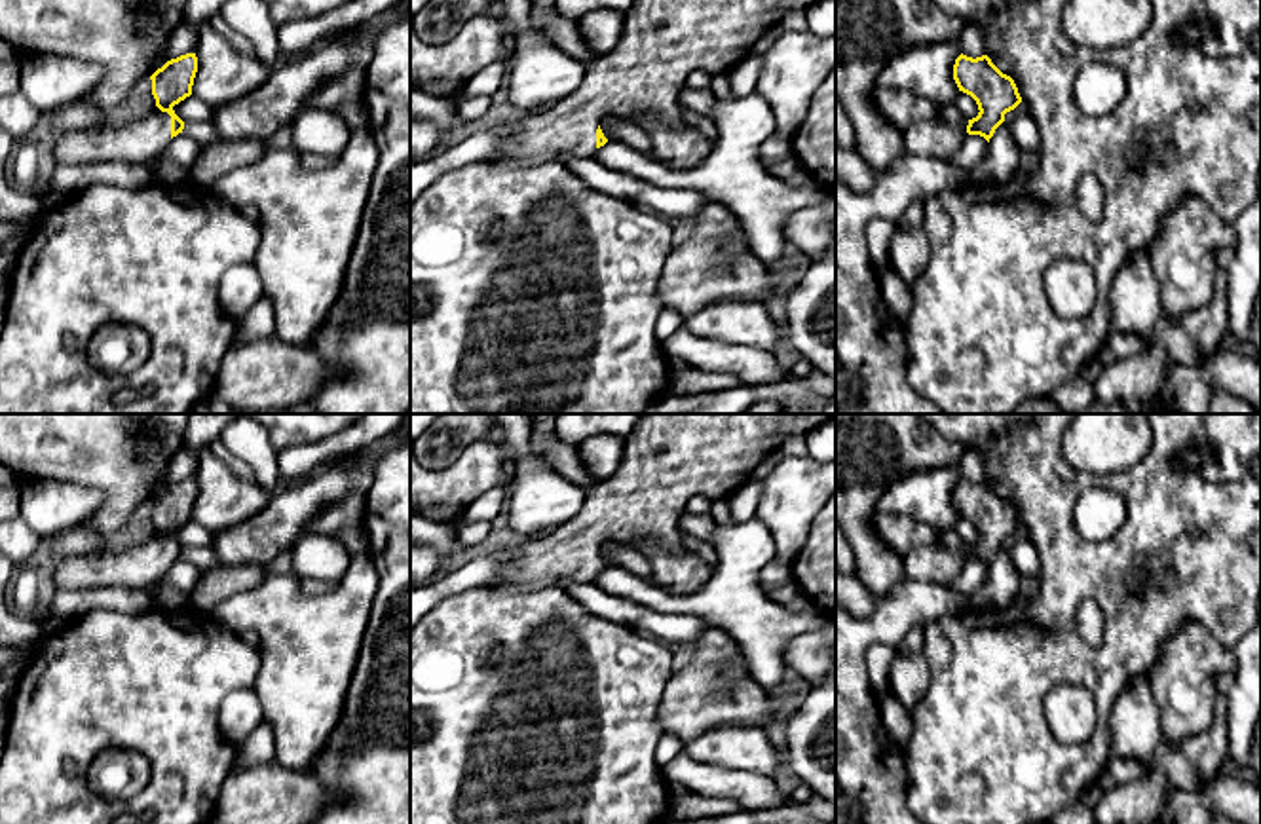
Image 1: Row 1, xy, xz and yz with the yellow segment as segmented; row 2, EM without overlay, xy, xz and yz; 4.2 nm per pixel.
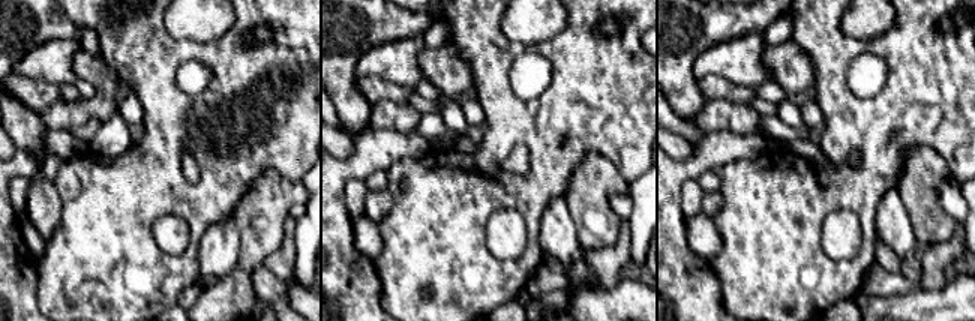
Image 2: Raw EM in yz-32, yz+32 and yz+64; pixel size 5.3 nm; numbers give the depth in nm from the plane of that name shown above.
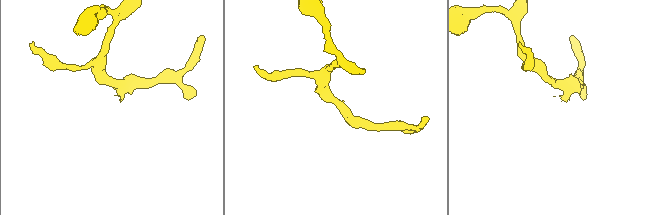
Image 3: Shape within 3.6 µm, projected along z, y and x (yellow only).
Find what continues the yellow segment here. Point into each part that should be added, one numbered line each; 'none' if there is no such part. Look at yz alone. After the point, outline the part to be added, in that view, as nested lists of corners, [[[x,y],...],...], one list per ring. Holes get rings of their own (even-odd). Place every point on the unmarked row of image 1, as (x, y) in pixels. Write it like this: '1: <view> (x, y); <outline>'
1: yz (929, 562); [[[921,545],[902,556],[902,571],[908,581],[931,581],[950,587],[967,560],[967,554],[942,545]]]

